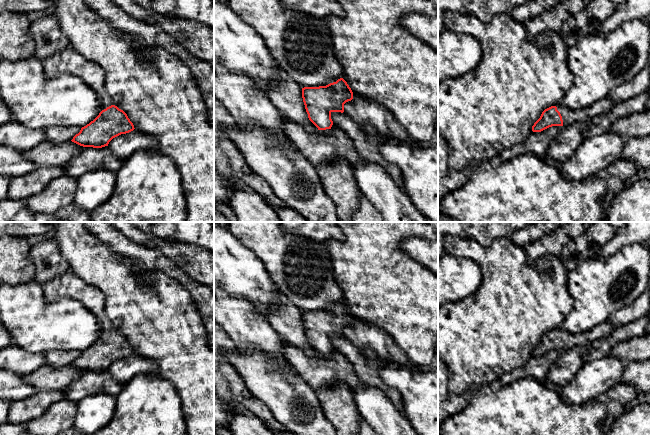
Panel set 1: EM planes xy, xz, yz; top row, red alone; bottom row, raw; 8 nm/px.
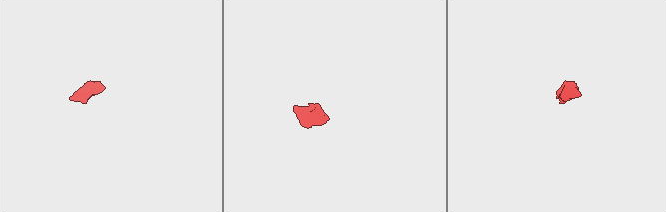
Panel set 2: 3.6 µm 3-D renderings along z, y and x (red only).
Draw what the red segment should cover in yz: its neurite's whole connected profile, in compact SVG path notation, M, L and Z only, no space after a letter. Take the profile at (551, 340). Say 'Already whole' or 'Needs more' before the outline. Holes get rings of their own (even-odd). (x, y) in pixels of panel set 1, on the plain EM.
Needs more. M609 321L579 334L571 334L562 330L551 330L545 333L540 342L532 350L533 356L541 356L552 350L569 350L574 347L590 345L595 340L607 338L616 327Z

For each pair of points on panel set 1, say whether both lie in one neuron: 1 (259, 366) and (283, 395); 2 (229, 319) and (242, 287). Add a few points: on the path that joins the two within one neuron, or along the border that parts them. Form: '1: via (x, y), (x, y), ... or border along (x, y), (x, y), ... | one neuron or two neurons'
1: via (264, 373), (279, 388) | one neuron
2: border along (224, 289), (232, 295), (242, 296), (255, 312) | two neurons

